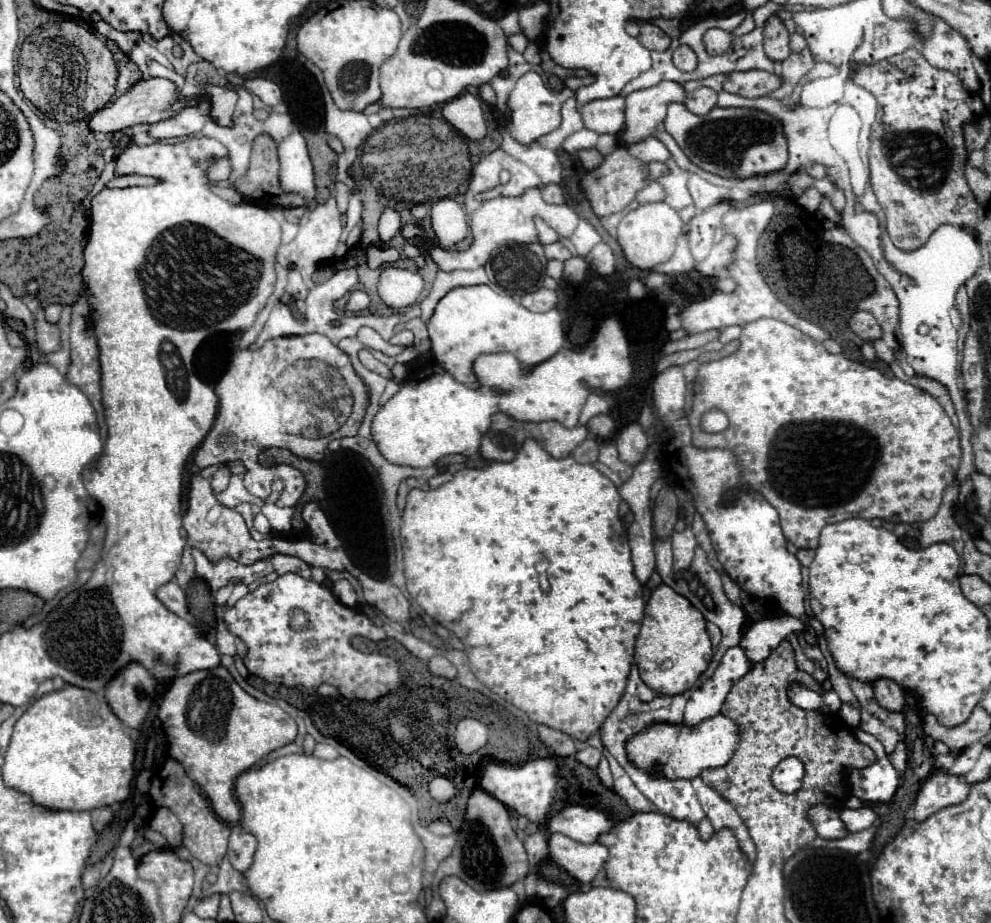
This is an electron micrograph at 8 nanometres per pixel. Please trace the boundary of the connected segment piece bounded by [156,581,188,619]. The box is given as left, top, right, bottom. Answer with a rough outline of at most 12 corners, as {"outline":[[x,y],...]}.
{"outline":[[174,581],[162,585],[156,597],[168,611],[184,619],[186,595]]}

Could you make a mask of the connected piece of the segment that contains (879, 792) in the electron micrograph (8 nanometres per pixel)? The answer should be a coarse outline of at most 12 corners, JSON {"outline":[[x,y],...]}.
{"outline":[[886,753],[850,773],[852,793],[888,803],[898,775]]}

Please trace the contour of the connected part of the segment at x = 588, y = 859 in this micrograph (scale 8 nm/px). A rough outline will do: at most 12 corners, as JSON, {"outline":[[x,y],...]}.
{"outline":[[550,835],[552,861],[590,883],[608,859],[604,845]]}

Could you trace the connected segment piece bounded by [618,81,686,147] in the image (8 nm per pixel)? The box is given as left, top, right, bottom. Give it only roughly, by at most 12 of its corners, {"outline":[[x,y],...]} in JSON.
{"outline":[[678,83],[626,97],[626,123],[618,135],[634,145],[654,135],[666,105],[684,101]]}

